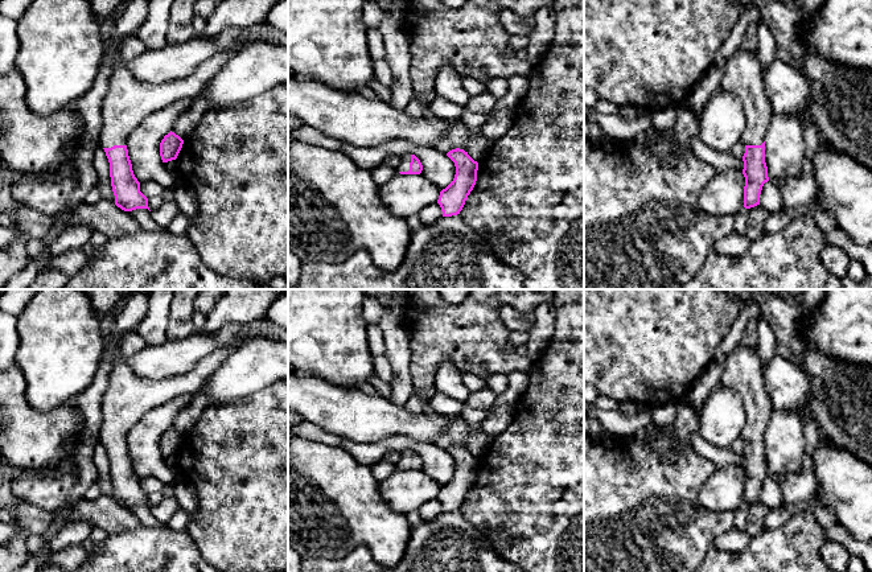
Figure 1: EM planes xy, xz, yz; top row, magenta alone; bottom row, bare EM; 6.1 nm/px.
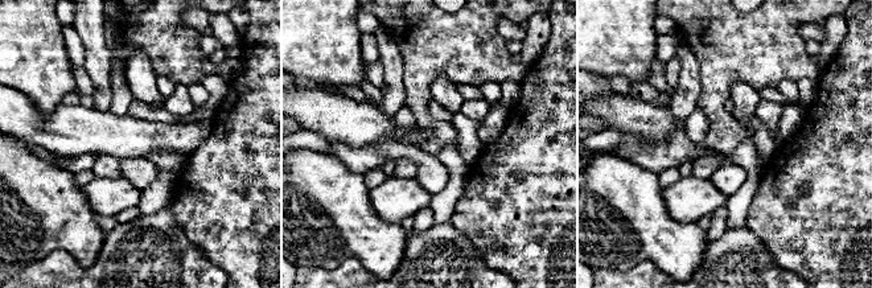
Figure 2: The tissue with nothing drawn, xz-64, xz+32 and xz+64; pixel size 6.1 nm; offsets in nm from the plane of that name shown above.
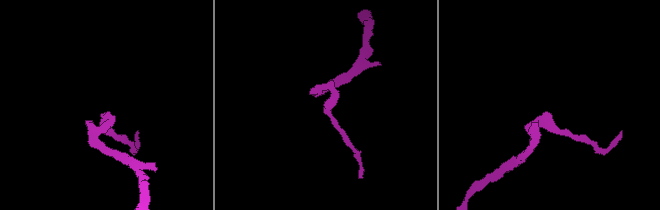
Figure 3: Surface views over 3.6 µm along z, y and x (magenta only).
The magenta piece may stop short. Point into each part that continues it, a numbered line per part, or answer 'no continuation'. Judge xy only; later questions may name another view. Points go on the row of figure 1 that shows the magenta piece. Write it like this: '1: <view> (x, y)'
1: xy (128, 101)

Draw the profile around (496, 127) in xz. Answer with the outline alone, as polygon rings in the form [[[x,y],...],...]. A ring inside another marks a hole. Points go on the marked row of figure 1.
[[[505,107],[497,112],[495,116],[490,118],[482,127],[481,135],[488,140],[489,144],[495,143],[503,137],[511,128],[514,122],[514,108]]]

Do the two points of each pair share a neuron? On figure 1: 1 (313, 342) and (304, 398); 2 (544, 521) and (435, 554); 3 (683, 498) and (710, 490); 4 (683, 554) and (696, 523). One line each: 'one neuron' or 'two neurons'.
1: two neurons
2: two neurons
3: two neurons
4: one neuron

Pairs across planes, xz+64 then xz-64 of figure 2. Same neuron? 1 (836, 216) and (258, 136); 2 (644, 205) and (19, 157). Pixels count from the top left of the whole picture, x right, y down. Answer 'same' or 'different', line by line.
1: same
2: same

